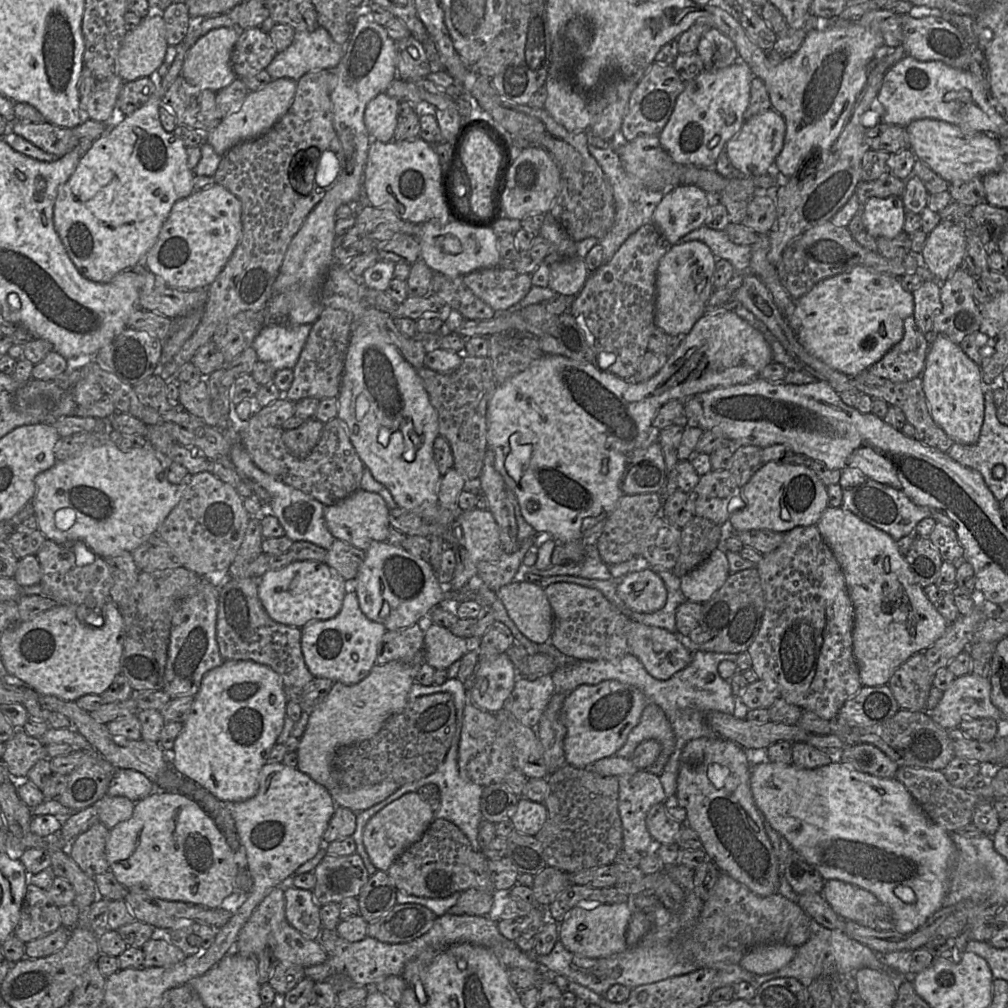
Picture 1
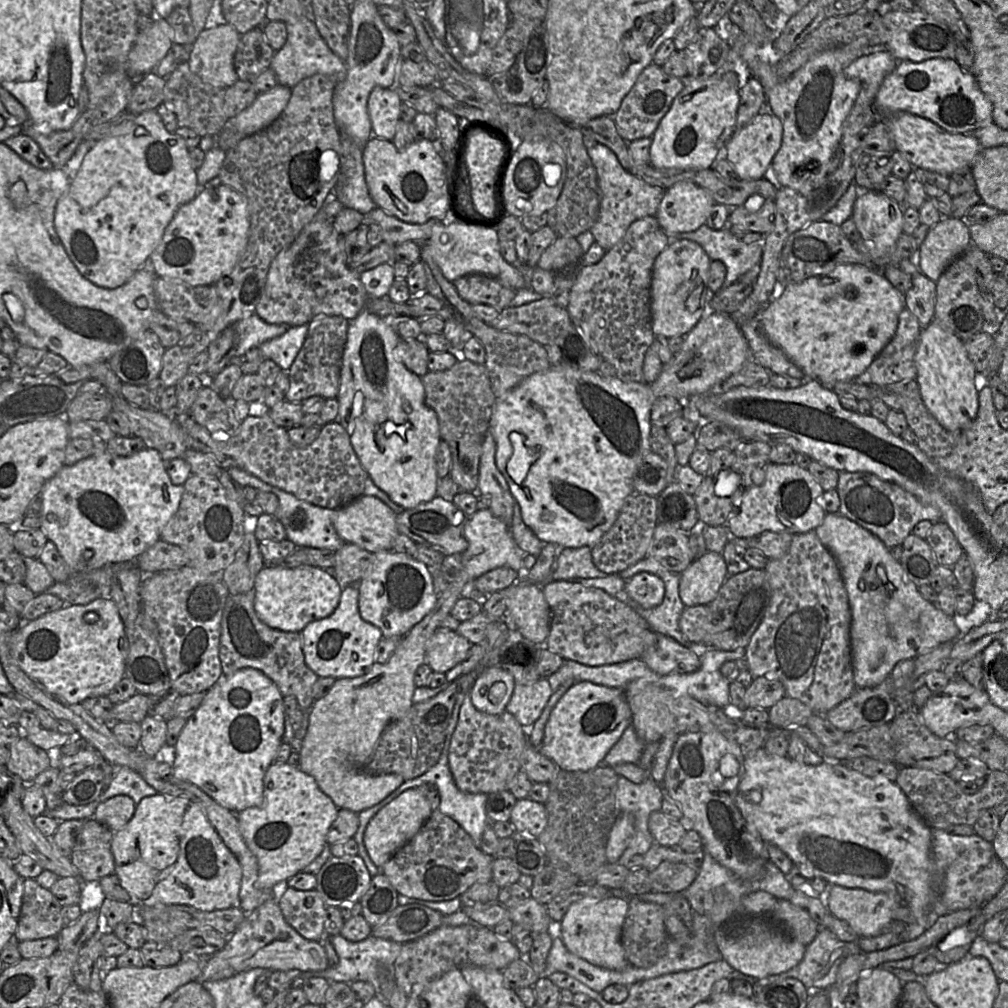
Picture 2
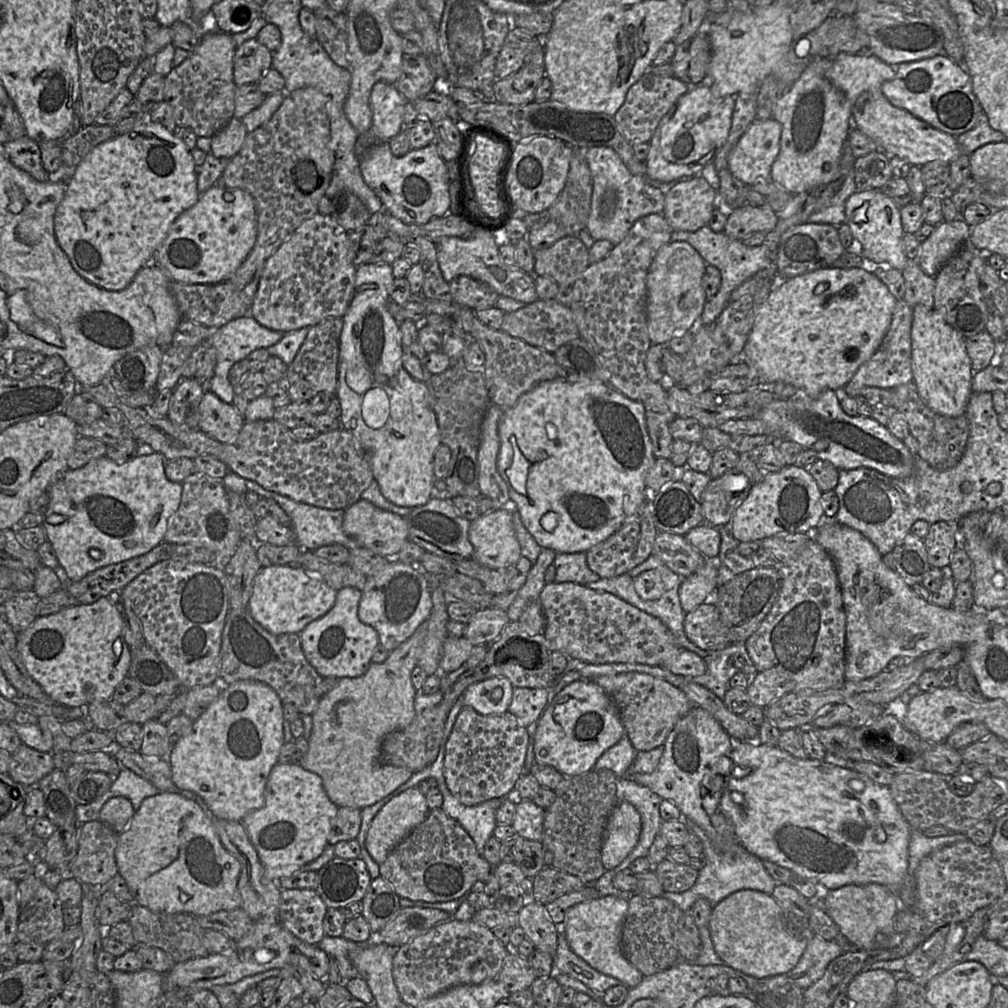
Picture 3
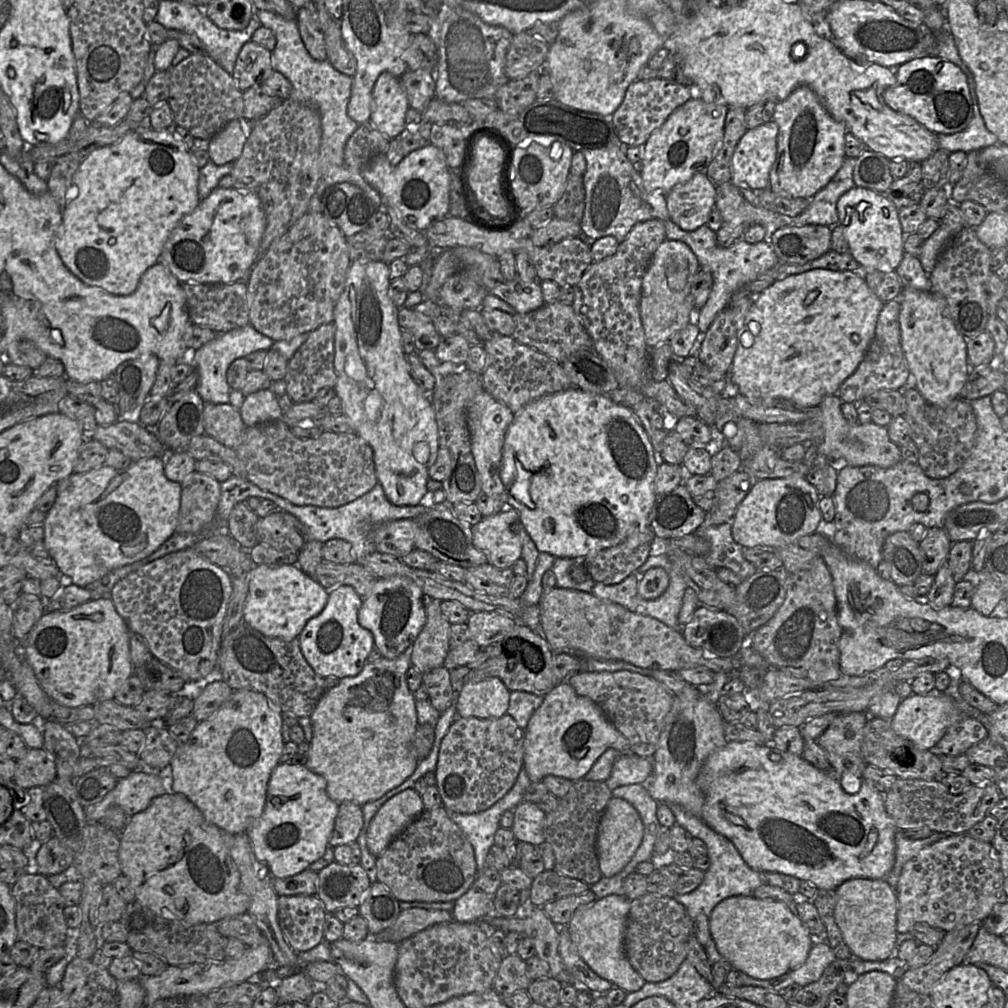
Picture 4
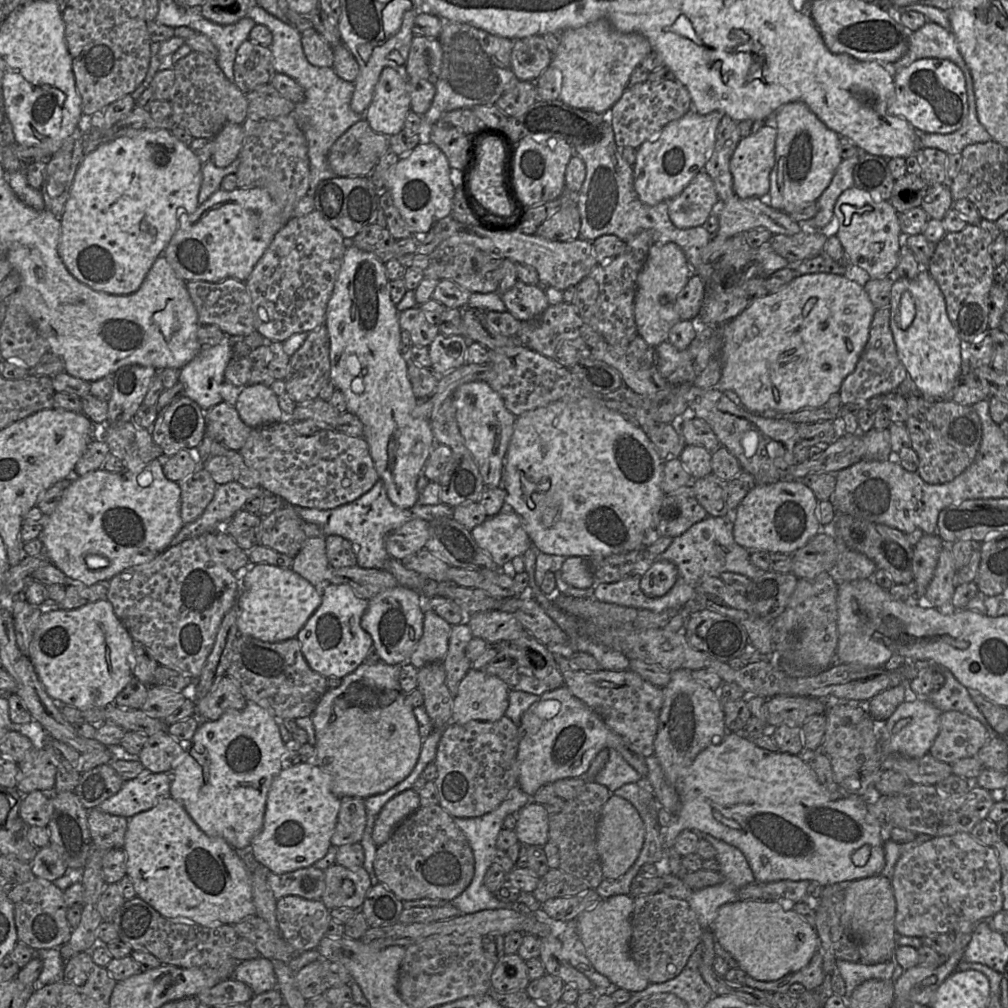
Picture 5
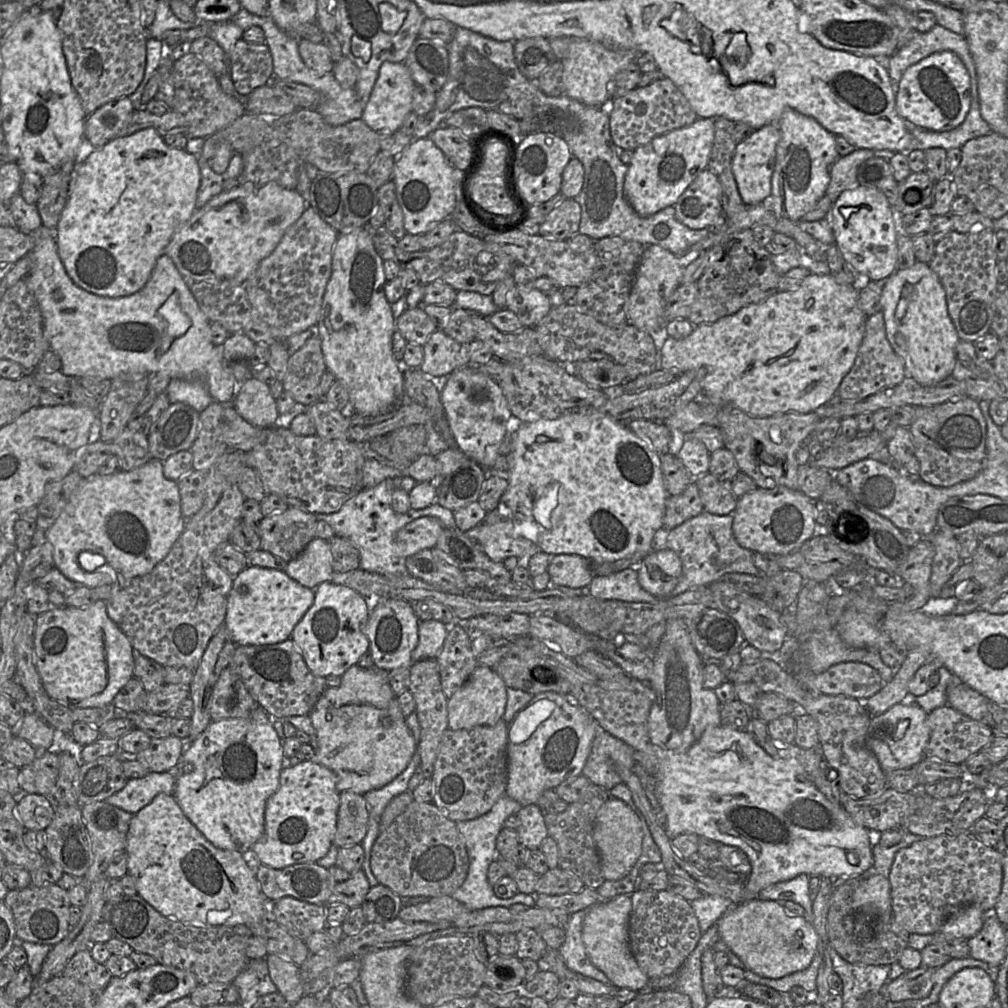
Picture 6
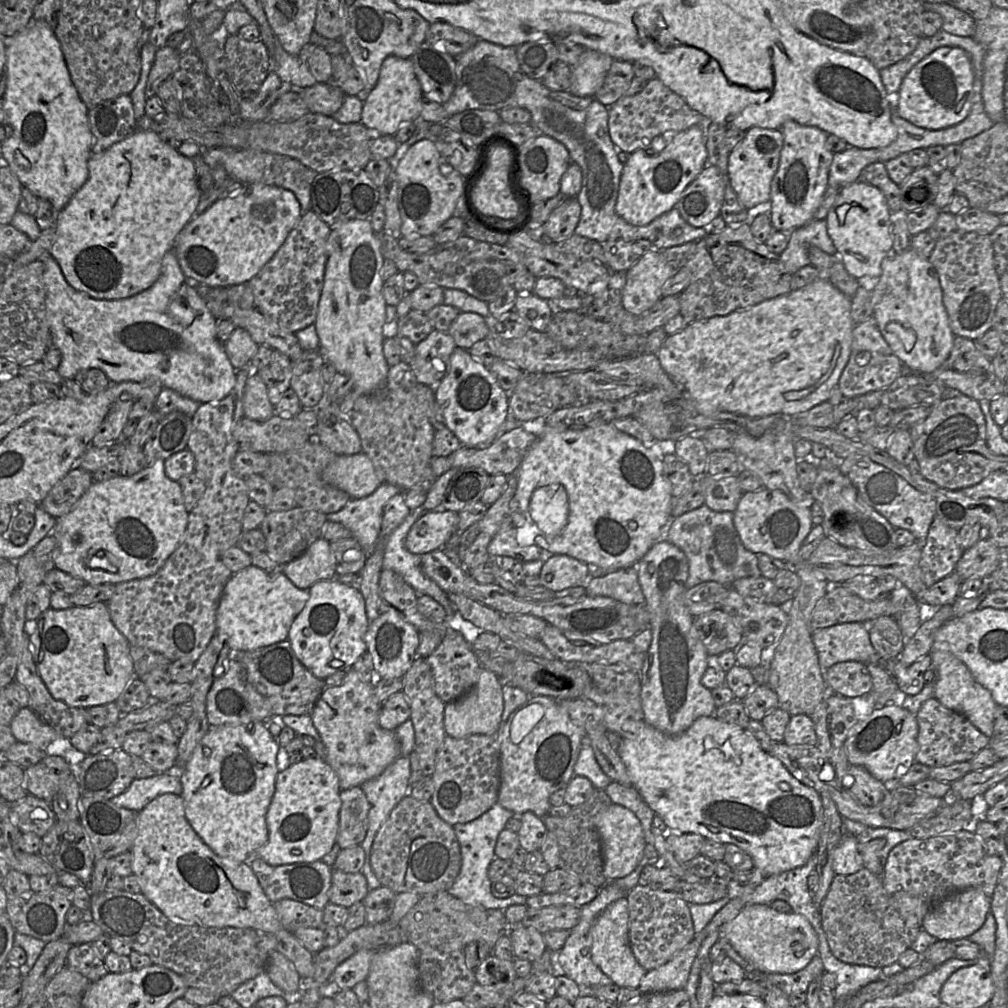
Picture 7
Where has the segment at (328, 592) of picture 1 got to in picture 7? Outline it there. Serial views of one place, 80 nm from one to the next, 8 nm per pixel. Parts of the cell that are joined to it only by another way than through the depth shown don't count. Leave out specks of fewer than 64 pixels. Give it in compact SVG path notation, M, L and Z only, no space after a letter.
M250 565L232 574L224 587L216 613L216 634L234 653L284 641L308 599L309 591L297 588L283 572L271 574Z

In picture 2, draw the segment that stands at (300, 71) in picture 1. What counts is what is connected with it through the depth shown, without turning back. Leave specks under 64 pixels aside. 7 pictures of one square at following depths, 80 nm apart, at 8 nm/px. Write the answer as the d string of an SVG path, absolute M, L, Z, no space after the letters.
M306 16L296 22L284 22L287 29L287 39L283 47L274 53L269 68L278 79L278 83L293 88L301 80L315 74L324 74L342 81L346 76L345 61L339 58L321 37L315 23Z

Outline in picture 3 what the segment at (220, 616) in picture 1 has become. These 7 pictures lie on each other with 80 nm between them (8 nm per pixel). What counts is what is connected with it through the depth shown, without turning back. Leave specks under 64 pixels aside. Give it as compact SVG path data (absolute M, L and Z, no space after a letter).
M247 607L229 610L222 633L220 676L228 684L241 680L262 682L275 690L282 704L293 704L300 714L312 715L322 698L323 677L307 661L300 634L274 635L251 616Z

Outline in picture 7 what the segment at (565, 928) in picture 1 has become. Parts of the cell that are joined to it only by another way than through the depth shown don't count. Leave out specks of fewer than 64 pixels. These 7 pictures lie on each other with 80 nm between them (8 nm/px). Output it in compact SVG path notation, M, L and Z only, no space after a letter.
M626 897L611 903L591 927L592 961L620 988L638 988L646 970L635 958L629 942L629 913Z

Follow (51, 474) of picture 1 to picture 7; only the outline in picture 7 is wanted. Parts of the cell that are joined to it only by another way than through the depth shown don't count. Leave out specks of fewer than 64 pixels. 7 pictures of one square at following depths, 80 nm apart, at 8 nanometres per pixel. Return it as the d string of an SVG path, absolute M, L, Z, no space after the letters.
M158 459L130 477L117 475L106 481L94 481L74 508L57 518L52 532L59 547L55 568L90 585L116 585L158 572L182 542L189 515L179 481L166 476L164 461Z

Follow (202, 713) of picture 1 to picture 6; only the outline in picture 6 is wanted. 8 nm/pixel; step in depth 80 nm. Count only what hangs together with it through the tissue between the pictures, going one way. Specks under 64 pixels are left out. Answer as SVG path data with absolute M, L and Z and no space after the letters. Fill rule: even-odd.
M255 708L246 718L211 721L190 745L184 742L184 753L178 765L168 771L176 778L173 796L185 816L215 847L244 854L264 835L266 803L279 787L283 757L283 743L263 708ZM187 763L193 770L178 775L177 771Z

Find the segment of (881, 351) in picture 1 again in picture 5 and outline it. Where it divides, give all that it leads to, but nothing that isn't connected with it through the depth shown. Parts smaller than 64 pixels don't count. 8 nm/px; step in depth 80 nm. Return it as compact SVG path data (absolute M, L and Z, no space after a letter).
M812 273L794 278L778 291L756 299L735 318L723 324L724 344L722 349L722 373L714 388L732 391L739 403L749 412L756 414L786 414L803 409L819 408L825 405L830 396L838 393L843 380L854 371L860 355L868 341L873 315L876 312L864 286L844 275L833 273Z

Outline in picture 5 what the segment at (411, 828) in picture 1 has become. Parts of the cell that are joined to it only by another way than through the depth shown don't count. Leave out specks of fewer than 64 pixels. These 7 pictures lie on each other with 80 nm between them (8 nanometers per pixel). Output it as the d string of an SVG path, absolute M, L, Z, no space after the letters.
M412 788L392 797L383 806L374 824L372 837L376 846L384 844L396 826L420 806L419 795Z

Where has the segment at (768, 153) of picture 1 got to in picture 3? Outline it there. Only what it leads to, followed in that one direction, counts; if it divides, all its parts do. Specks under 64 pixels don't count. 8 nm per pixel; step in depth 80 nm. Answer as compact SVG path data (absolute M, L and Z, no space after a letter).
M770 117L754 120L741 136L728 157L728 169L745 185L753 185L770 179L771 167L780 150L782 125Z

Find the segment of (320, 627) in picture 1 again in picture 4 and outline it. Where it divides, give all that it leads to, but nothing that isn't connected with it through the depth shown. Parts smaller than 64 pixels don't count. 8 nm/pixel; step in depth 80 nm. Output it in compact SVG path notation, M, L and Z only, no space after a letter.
M349 585L328 591L325 608L306 623L298 636L300 649L314 672L323 678L356 676L368 663L367 658L374 647L373 634L358 623L358 611L363 598Z

